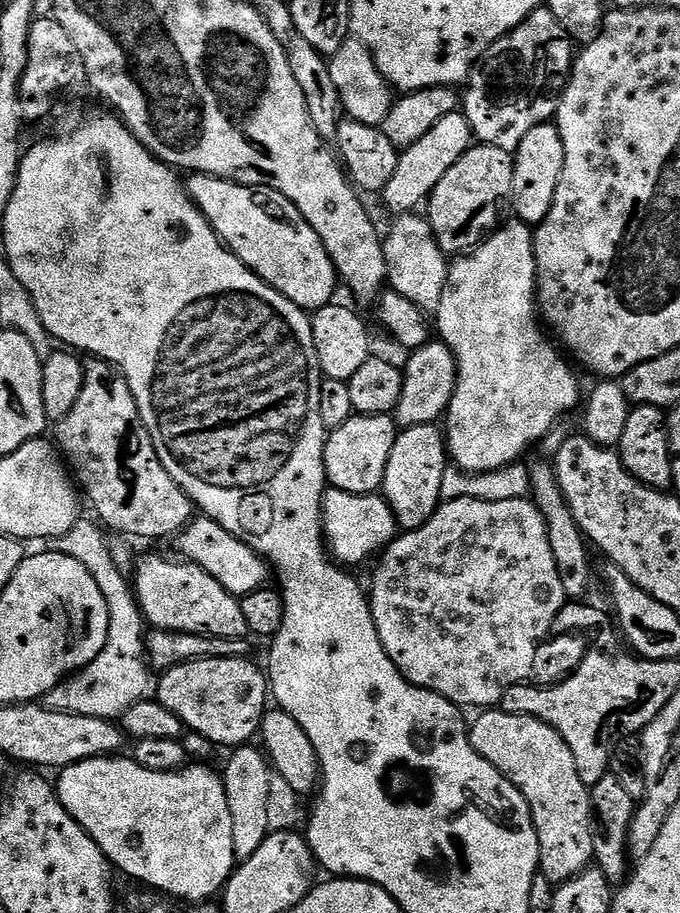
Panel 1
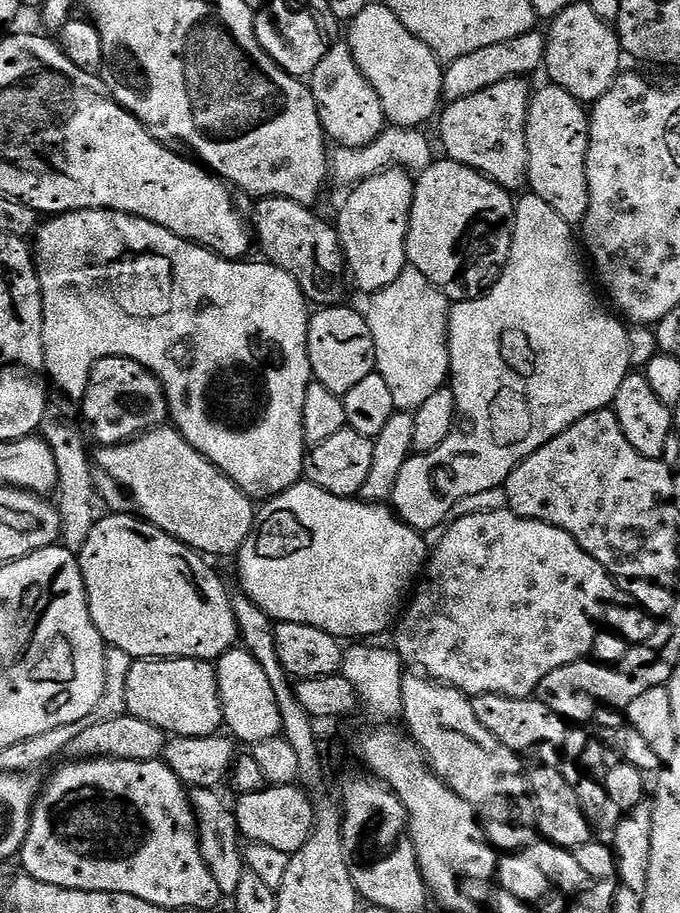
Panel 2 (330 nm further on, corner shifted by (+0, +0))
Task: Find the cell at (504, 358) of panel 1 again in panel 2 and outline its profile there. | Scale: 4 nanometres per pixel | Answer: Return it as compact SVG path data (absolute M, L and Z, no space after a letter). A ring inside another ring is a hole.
M531 194L519 197L516 200L516 220L512 224L512 249L508 255L508 265L504 268L503 274L496 279L493 288L488 289L484 295L479 296L476 300L461 300L451 305L448 314L448 353L450 354L448 370L450 387L456 403L456 421L446 438L446 442L442 442L442 446L438 446L438 450L427 454L412 454L409 457L398 473L398 480L392 488L390 499L392 511L399 516L402 523L410 526L415 532L423 534L432 530L434 526L445 523L448 520L450 510L467 495L481 494L483 491L503 486L514 469L530 454L534 454L542 446L546 446L551 440L558 438L558 434L562 434L567 428L574 426L574 422L578 422L595 412L605 411L615 401L618 386L622 386L624 379L629 376L632 363L630 362L628 328L619 315L613 314L607 307L604 309L600 305L601 297L590 279L590 272L582 259L577 237L575 240L572 237L572 232L574 232L573 225L565 222L559 214L554 214L554 210L550 210L550 206L546 206L546 202L542 202L542 198Z

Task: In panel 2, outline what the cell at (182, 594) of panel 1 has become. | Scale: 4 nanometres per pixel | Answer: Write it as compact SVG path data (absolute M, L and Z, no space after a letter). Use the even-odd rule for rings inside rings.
M107 514L101 515L97 519L90 532L90 536L86 539L86 546L82 546L82 550L78 554L80 569L82 570L82 578L86 586L86 594L88 595L88 609L90 610L90 618L94 622L94 626L98 630L98 634L102 634L105 645L122 650L126 654L130 654L137 660L150 660L153 658L171 658L174 660L206 660L215 662L228 653L234 647L237 647L240 640L240 631L238 630L238 622L236 615L232 609L233 597L228 596L228 588L220 581L220 576L211 568L209 561L205 559L201 553L187 548L181 540L176 540L170 534L166 534L158 526L141 520L138 516L130 516L127 514Z

